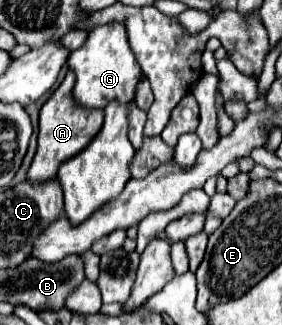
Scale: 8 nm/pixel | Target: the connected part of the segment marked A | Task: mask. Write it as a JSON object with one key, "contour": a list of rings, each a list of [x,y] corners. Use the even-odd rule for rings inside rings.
{"contour":[[[68,72],[64,82],[54,90],[40,110],[40,132],[38,132],[38,150],[28,168],[30,182],[48,182],[56,178],[56,172],[64,160],[76,156],[88,146],[88,142],[98,134],[104,122],[104,110],[86,110],[72,100],[74,74]]]}

